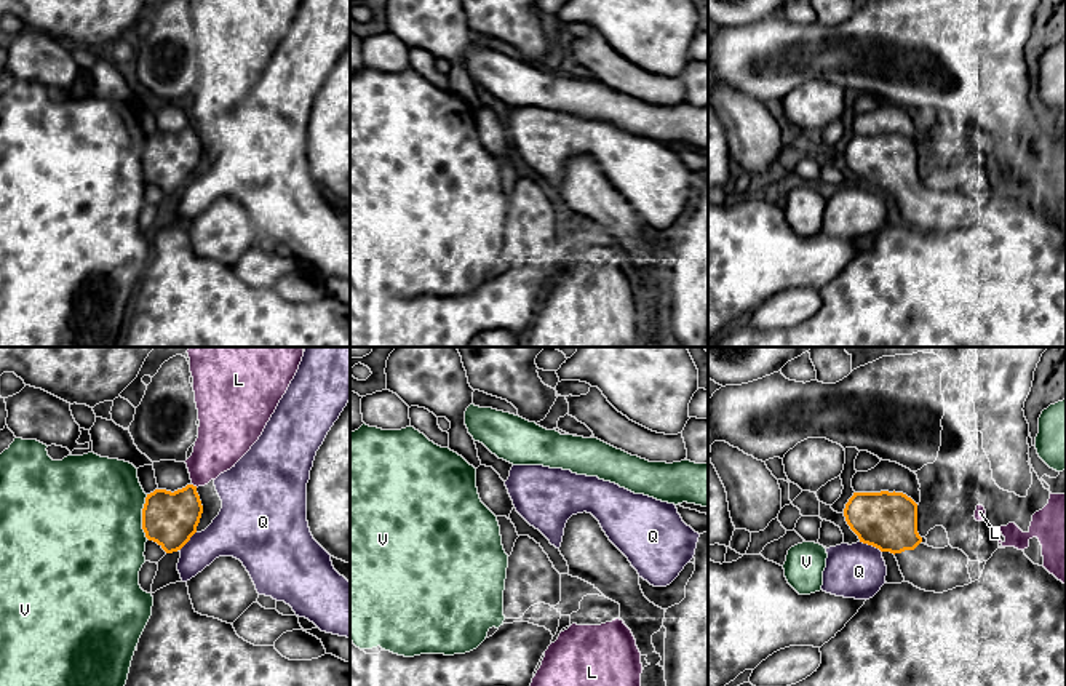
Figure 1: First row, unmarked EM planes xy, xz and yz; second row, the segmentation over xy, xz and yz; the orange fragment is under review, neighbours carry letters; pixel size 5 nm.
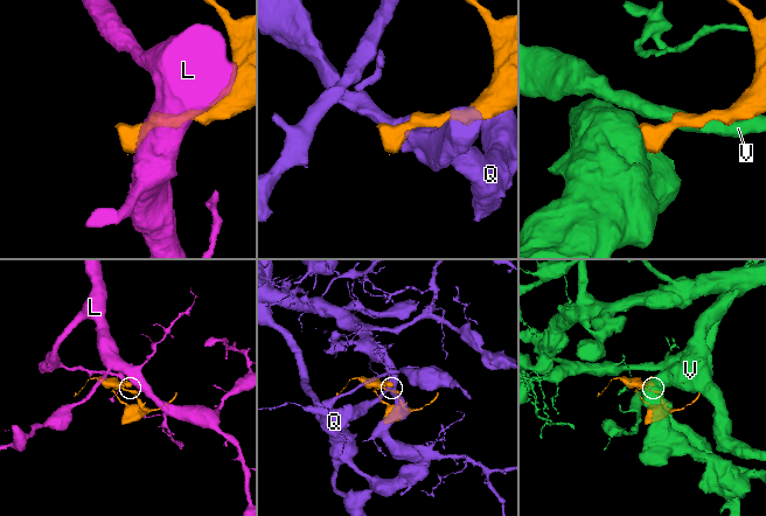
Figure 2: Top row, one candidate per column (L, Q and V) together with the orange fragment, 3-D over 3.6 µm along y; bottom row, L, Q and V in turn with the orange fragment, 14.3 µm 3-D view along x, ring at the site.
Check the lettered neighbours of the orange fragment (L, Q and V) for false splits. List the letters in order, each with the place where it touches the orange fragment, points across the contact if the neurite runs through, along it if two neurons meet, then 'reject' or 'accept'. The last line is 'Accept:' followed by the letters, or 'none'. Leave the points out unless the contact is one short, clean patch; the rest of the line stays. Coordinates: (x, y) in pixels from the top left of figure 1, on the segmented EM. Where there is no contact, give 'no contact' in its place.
L: contact xy (195, 486); border xy (192, 483), (197, 486); reject
Q: contact yz (871, 544); reject
V: contact xy (143, 517); reject
Accept: none

